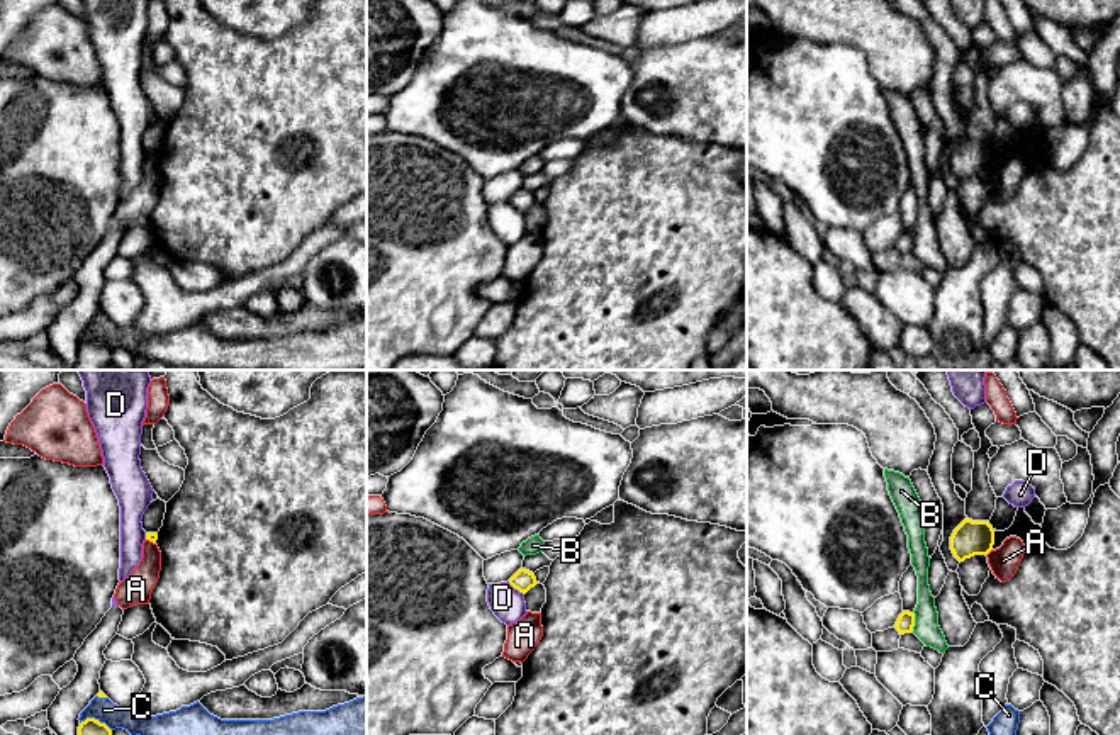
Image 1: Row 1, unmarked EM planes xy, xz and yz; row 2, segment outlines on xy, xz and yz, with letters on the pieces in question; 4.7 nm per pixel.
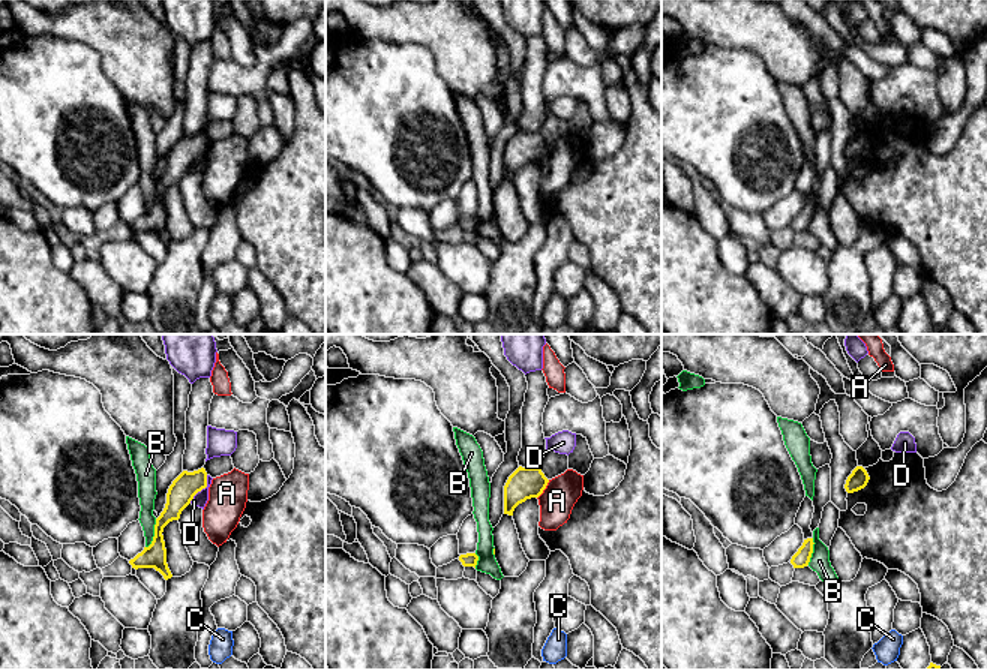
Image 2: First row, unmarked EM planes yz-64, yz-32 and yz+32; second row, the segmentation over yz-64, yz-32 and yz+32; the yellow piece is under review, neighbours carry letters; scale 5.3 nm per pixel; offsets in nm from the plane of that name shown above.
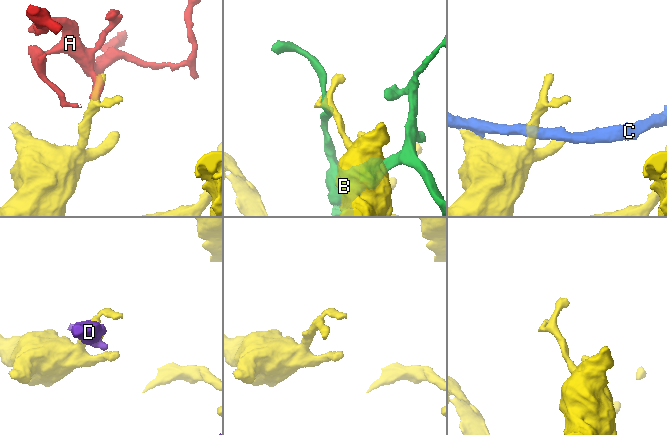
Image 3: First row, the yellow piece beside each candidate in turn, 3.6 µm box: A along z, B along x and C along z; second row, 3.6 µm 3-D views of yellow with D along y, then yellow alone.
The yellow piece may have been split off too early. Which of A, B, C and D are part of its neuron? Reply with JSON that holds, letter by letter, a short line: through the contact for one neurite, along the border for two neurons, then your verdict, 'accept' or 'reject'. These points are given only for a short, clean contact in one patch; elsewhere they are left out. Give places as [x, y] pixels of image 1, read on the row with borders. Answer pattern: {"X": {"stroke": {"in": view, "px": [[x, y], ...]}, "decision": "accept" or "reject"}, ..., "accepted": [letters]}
{"A": {"stroke": {"in": "yz", "px": [[991, 549], [986, 555]]}, "decision": "reject"}, "B": {"decision": "reject"}, "C": {"decision": "reject"}, "D": {"decision": "reject"}, "accepted": []}

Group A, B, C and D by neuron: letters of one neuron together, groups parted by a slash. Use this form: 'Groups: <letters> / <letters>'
Groups: A / B / C / D

